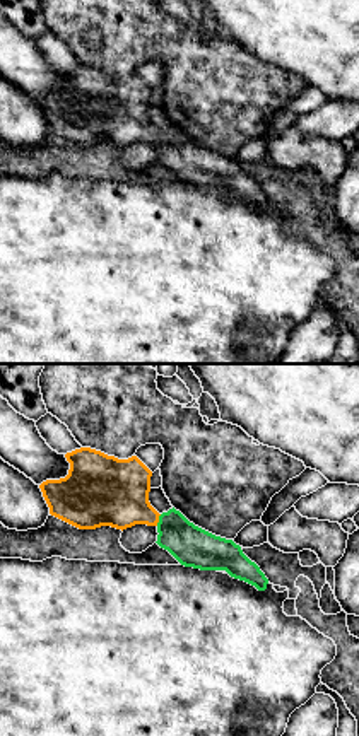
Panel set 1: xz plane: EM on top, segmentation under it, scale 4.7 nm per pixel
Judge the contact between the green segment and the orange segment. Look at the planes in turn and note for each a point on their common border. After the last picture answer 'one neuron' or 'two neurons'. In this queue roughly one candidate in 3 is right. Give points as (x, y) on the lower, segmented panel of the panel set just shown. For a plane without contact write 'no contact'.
contact (159, 519)

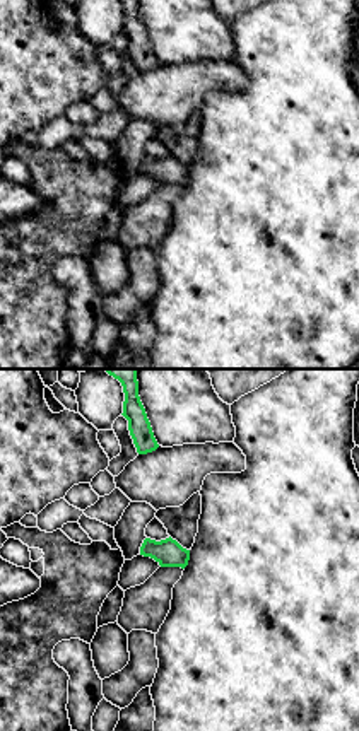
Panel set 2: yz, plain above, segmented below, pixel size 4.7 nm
no contact

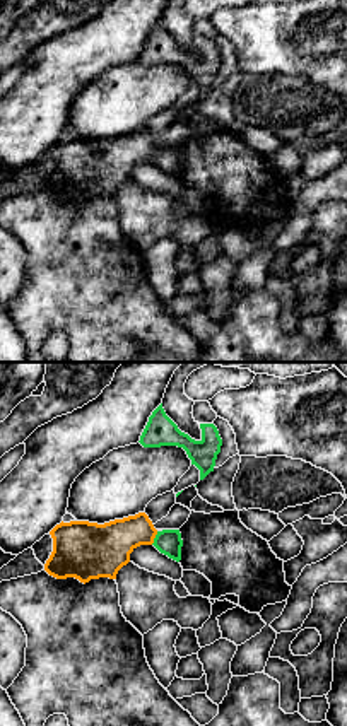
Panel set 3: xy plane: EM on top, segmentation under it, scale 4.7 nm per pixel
contact (154, 538)

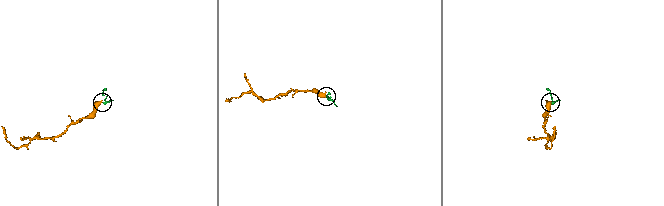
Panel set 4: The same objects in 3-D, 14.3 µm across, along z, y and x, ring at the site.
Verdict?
one neuron

